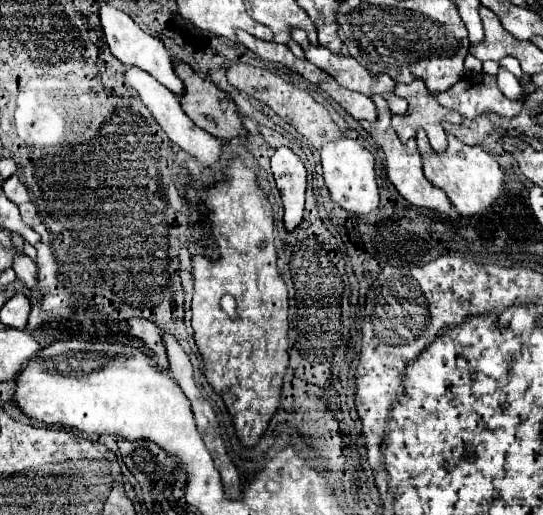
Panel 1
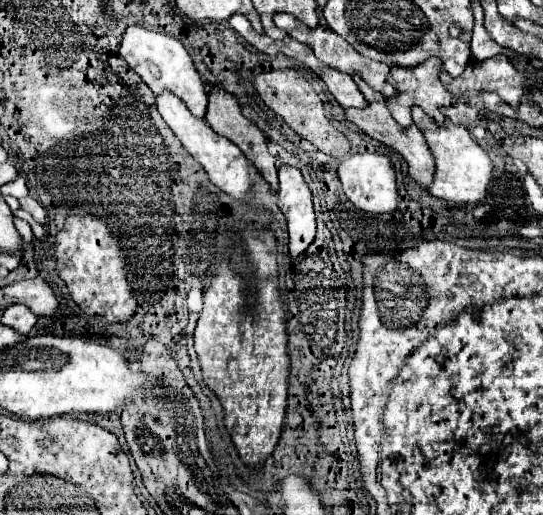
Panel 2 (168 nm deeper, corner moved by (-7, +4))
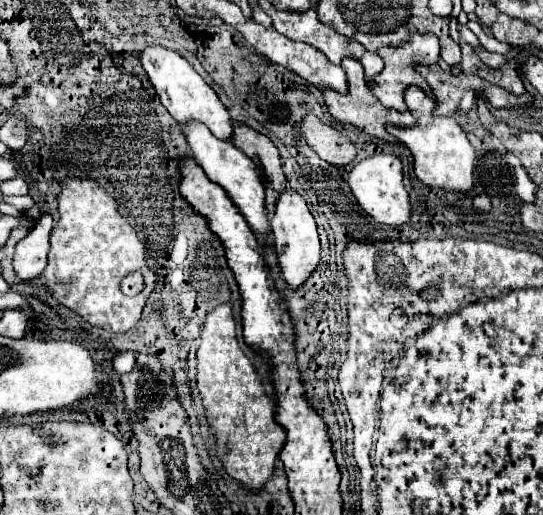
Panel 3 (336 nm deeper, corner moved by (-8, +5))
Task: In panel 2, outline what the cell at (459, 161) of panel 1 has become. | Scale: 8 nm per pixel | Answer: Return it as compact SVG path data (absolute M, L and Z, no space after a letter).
M412 107L412 119L418 129L424 133L430 153L434 157L434 181L430 185L430 193L440 199L448 199L454 203L478 203L484 199L488 183L492 181L492 161L486 151L470 137L464 125L454 125L450 119L444 125L436 125L432 117L428 117L420 107Z

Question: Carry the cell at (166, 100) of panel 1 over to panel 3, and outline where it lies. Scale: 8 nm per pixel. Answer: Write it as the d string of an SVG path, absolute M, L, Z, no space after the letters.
M189 120L189 122L183 122L179 126L181 126L183 136L193 152L195 162L203 168L207 178L211 182L219 184L227 192L227 196L233 200L233 204L239 208L239 212L245 216L247 224L253 230L265 234L269 230L269 220L267 220L267 210L265 210L265 188L263 188L263 182L257 174L255 164L239 148L235 148L229 140L215 138L211 134L211 130L205 128L205 124L201 124L197 120Z

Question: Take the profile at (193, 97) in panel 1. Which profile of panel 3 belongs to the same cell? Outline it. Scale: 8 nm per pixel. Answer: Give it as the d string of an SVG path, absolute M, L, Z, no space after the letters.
M245 124L233 126L231 142L239 150L243 150L255 162L255 166L261 170L263 186L265 186L265 204L267 204L267 212L271 214L275 210L279 194L287 186L287 180L283 180L279 150L267 136L259 134L257 130L253 130L251 126L245 126Z

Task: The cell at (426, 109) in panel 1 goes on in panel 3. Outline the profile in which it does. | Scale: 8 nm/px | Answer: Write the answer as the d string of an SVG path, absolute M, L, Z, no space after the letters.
M425 34L425 36L411 36L411 40L399 48L381 48L377 52L383 60L385 60L385 68L383 72L373 80L371 84L371 90L373 94L379 98L381 104L385 104L387 108L393 108L397 112L407 112L407 104L403 100L403 94L409 86L417 86L421 88L427 96L431 96L429 92L429 86L425 82L425 78L415 70L417 64L421 66L435 66L439 62L439 40L431 34Z

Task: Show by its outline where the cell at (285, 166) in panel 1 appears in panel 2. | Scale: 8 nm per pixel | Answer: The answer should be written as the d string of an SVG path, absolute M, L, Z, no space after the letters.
M282 165L278 169L280 189L278 189L278 207L286 215L288 227L288 251L296 259L302 255L316 237L316 221L312 209L312 195L304 183L302 173L296 167Z

